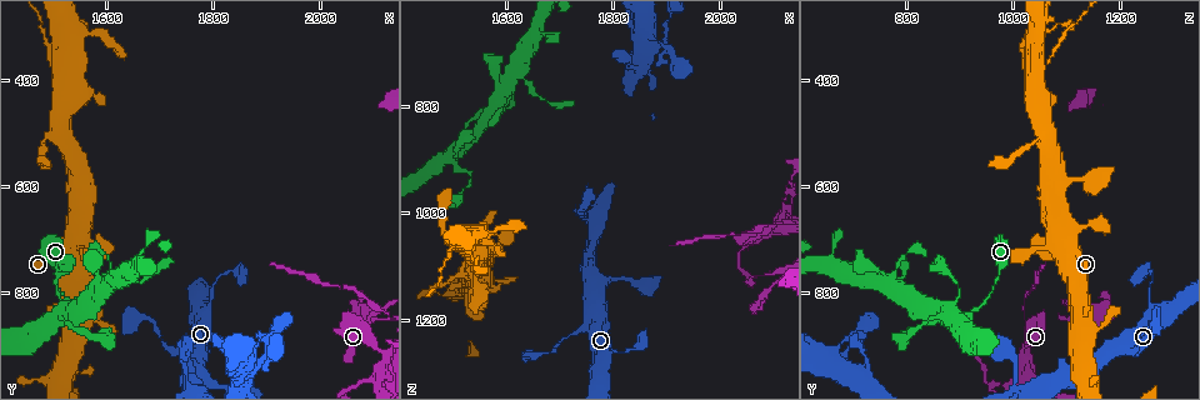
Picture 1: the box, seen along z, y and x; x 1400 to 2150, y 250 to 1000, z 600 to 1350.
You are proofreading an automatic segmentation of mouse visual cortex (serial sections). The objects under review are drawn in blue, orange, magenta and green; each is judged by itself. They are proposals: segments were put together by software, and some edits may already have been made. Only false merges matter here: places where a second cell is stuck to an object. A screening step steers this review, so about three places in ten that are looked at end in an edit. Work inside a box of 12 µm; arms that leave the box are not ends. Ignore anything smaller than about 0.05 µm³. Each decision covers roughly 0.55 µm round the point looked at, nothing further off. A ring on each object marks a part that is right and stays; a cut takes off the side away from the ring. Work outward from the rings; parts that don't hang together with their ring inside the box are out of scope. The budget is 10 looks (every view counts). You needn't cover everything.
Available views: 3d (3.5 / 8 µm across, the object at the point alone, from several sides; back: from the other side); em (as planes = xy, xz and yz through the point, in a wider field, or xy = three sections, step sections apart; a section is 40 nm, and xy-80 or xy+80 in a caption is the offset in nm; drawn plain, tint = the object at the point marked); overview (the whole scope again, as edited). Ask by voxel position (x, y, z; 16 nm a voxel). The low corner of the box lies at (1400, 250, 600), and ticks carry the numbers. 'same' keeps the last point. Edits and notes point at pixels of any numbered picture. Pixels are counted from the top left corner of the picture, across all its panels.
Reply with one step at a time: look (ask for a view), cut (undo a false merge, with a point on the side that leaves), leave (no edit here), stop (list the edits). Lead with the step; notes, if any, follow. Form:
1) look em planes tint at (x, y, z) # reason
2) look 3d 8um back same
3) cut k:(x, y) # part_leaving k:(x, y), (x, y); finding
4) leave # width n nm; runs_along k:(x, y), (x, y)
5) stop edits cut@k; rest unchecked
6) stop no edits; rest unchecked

look 3d 3.5um at (2040, 795, 1040) # a narrow waist

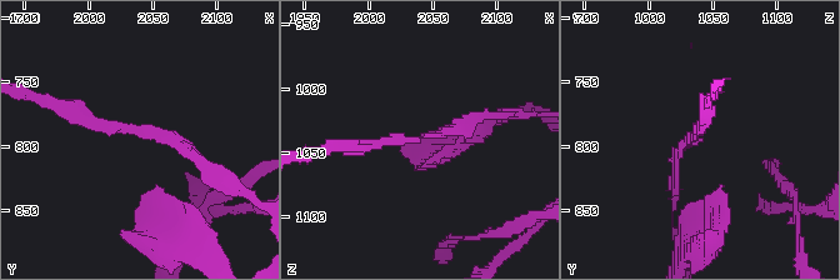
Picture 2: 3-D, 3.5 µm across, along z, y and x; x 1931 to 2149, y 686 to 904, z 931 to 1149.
look em xy step 5 tint at (2044, 790, 1034)

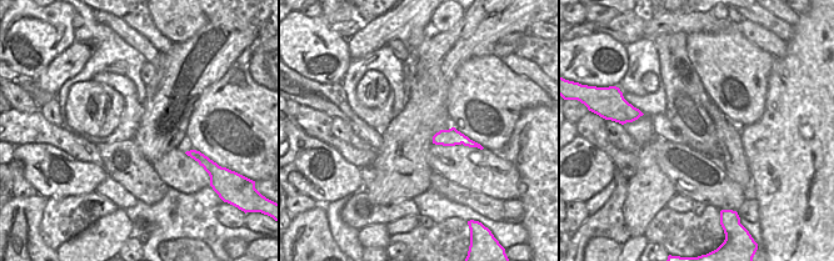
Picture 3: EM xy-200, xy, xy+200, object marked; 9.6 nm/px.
cut 2:(131, 129) # two cells meet here

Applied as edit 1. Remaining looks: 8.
look 3d 8um at (1755, 965, 1000) # thin arm on a thick one

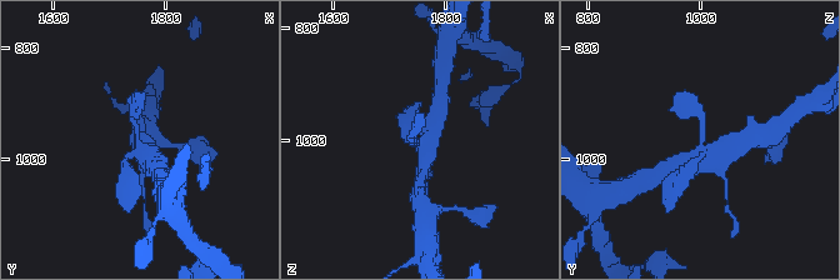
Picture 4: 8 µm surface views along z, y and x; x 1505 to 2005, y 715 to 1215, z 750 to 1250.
look 3d 3.5um at (1750, 955, 1005)

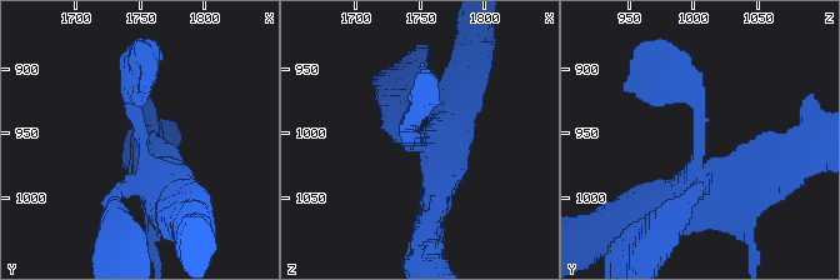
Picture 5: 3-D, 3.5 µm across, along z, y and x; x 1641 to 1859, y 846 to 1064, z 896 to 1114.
look em xy step 1 tint at (1754, 960, 1004) # arms 4; arm_widths 200, 200, 450, 500 nm; now the EM

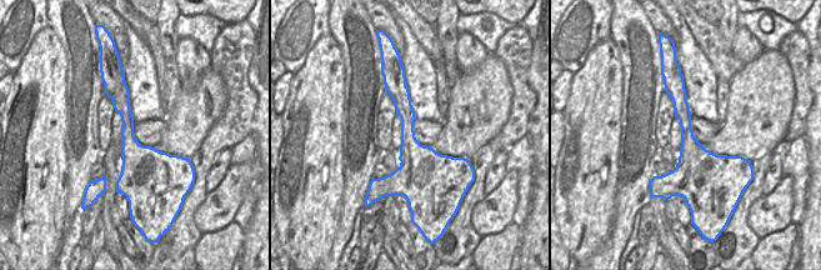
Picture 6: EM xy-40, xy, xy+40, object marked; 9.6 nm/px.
leave # runs_along 5:(743, 173), (698, 173), (698, 103), (673, 73); all the same cell

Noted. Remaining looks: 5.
look 3d 3.5um at (1520, 840, 880) # four or more arms meet

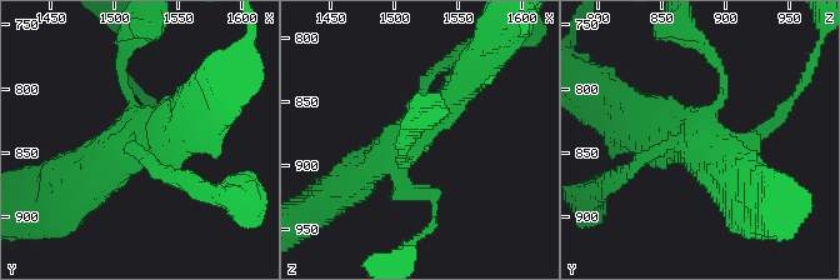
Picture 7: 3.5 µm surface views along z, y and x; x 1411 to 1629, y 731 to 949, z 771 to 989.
look em xy step 5 tint at (1518, 840, 876) # now the EM

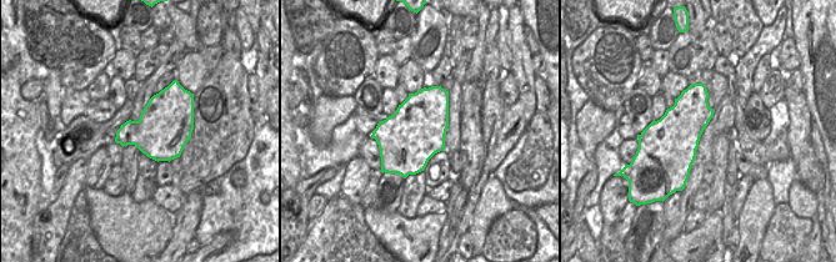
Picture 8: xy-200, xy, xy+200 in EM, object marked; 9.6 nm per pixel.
look em xy step 2 tint same

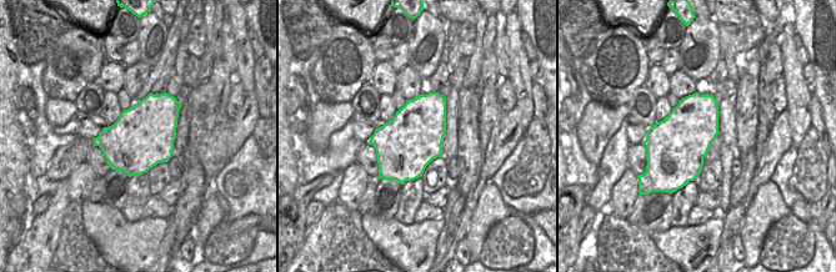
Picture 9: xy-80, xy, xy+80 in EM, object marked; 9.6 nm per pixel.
leave # runs_along 7:(421, 193), (403, 186), (395, 148), (468, 78); one cell here

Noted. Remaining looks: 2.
look 3d 8um at (1500, 365, 1065) # calibre changes

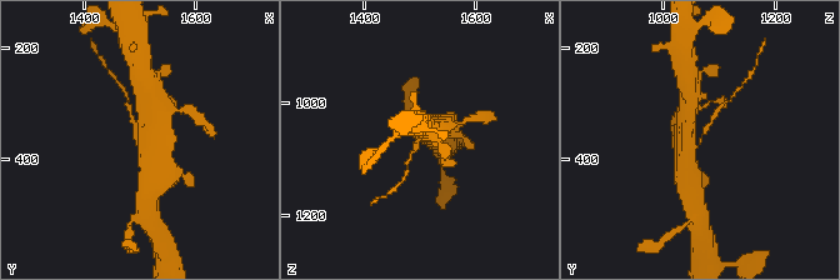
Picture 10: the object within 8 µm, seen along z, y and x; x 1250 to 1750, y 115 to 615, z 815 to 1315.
look em xy step 2 tint at (1500, 365, 1070) # arm_widths 200, 600 nm

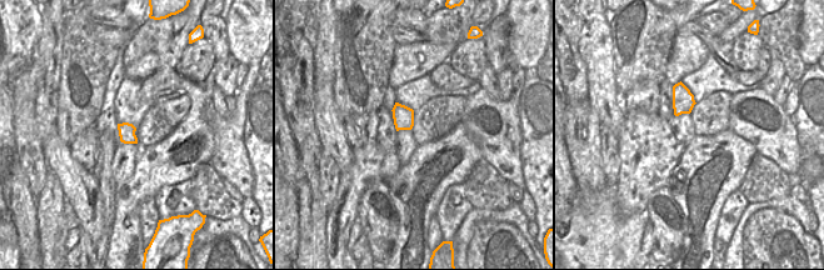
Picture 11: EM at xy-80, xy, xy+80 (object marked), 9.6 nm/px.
cut 10:(715, 114) # width 200 nm; part_leaving 10:(704, 133), (715, 113), (734, 94); a second cell is stuck on

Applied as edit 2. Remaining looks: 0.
stop edits cut@2, cut@10; rest unchecked

